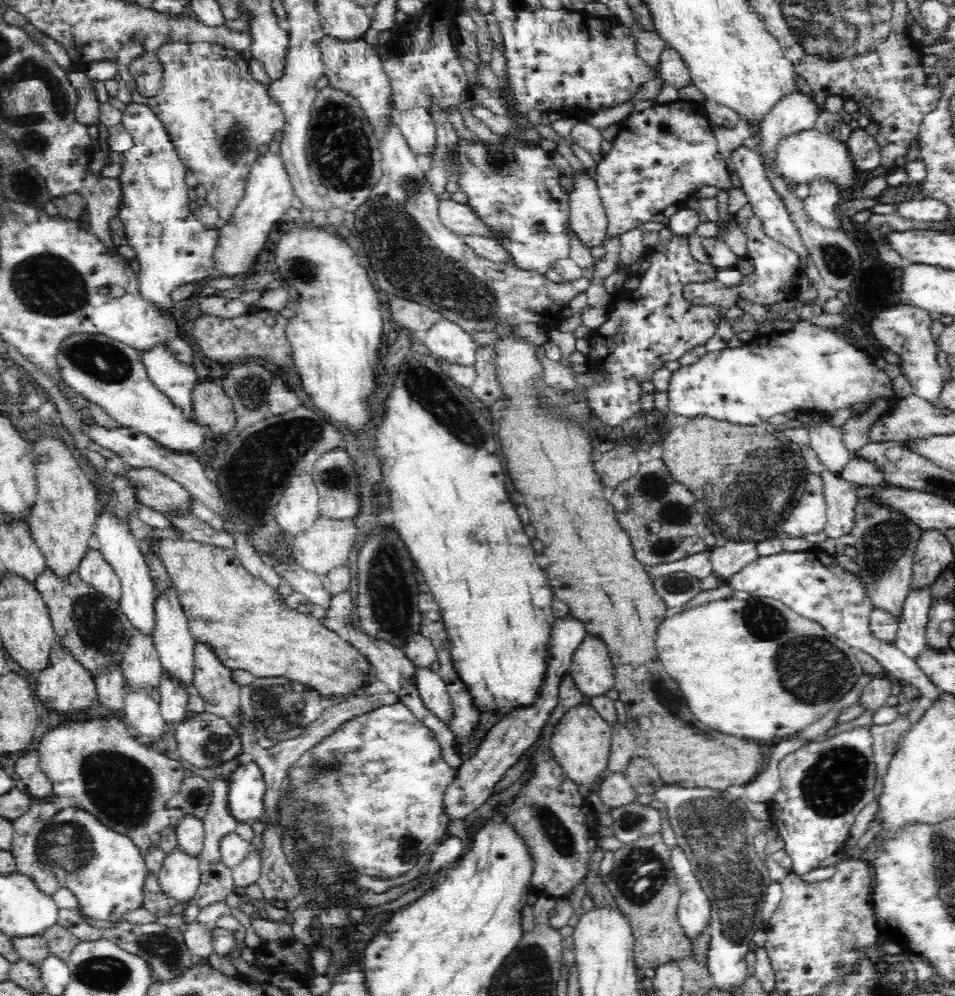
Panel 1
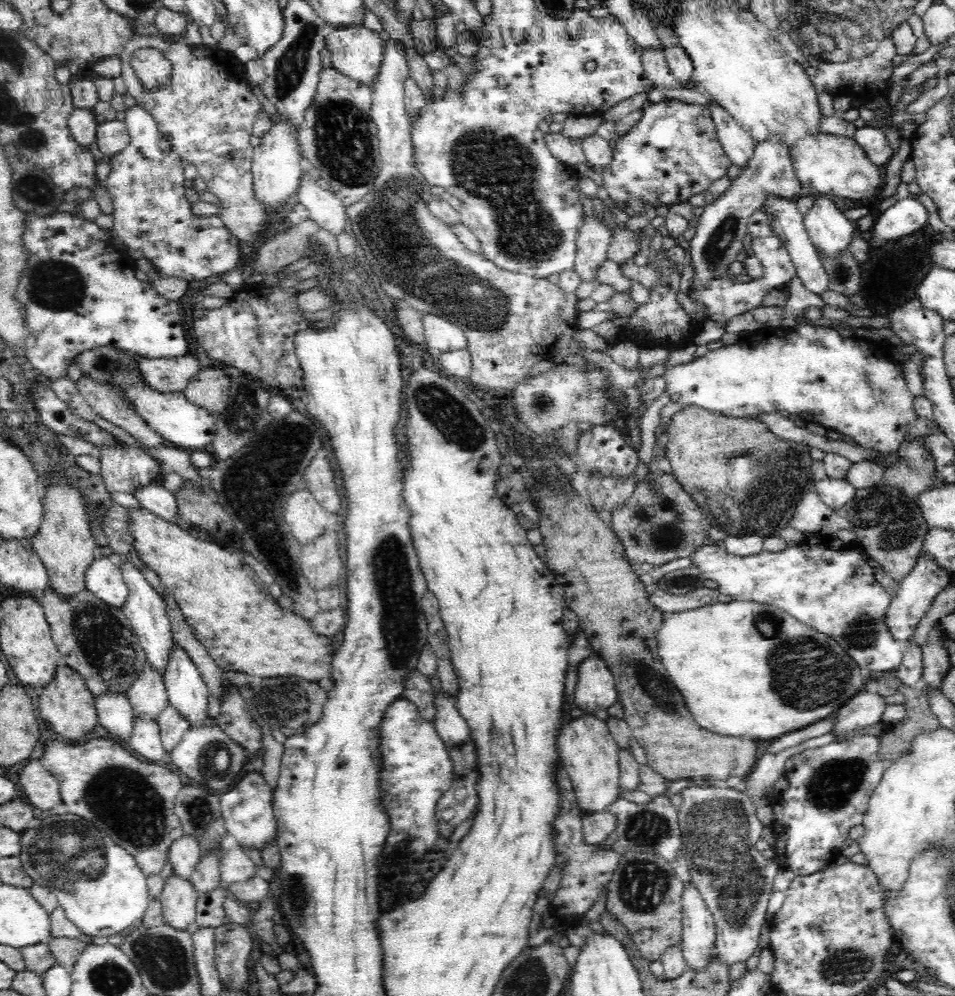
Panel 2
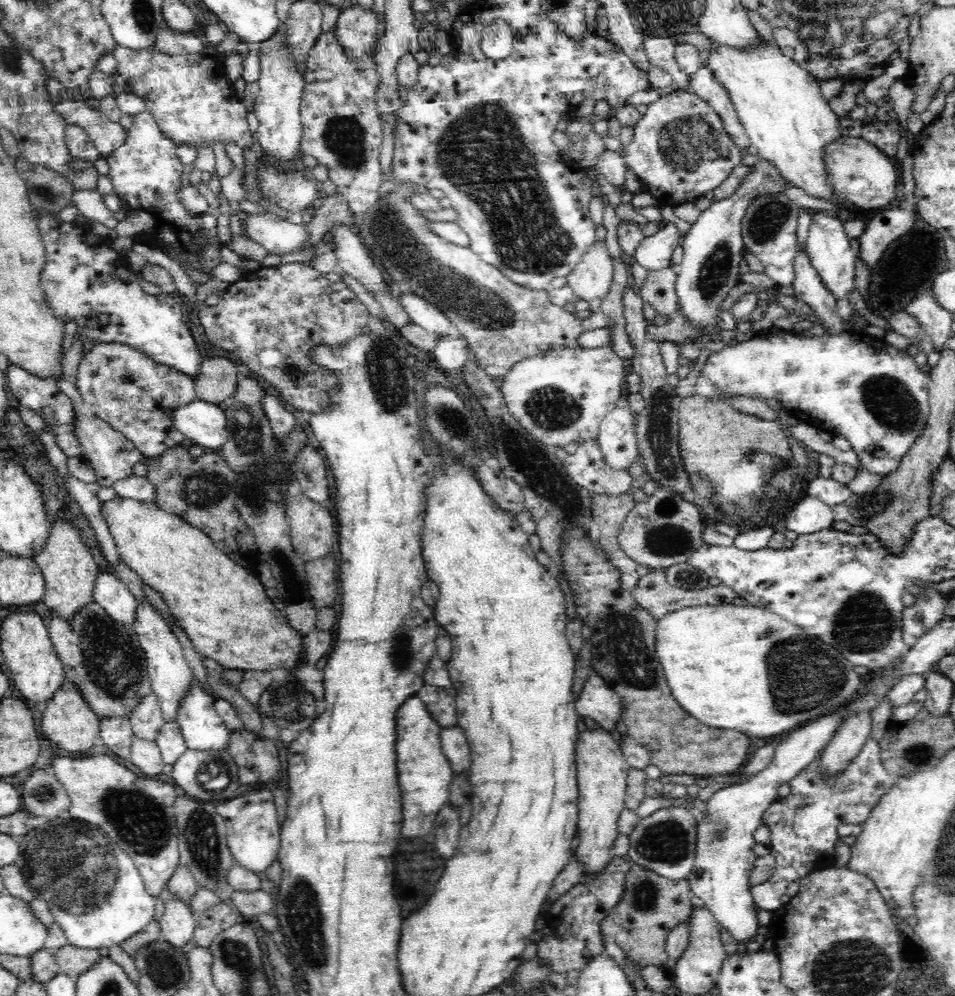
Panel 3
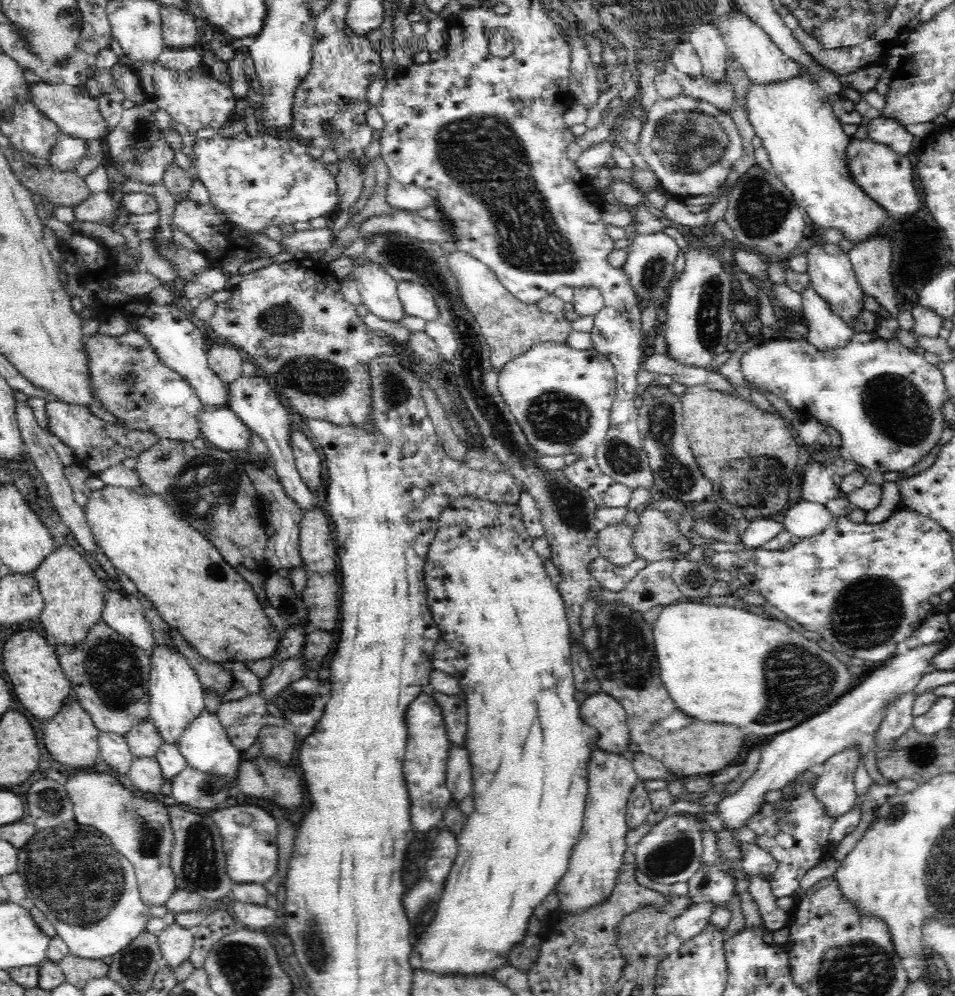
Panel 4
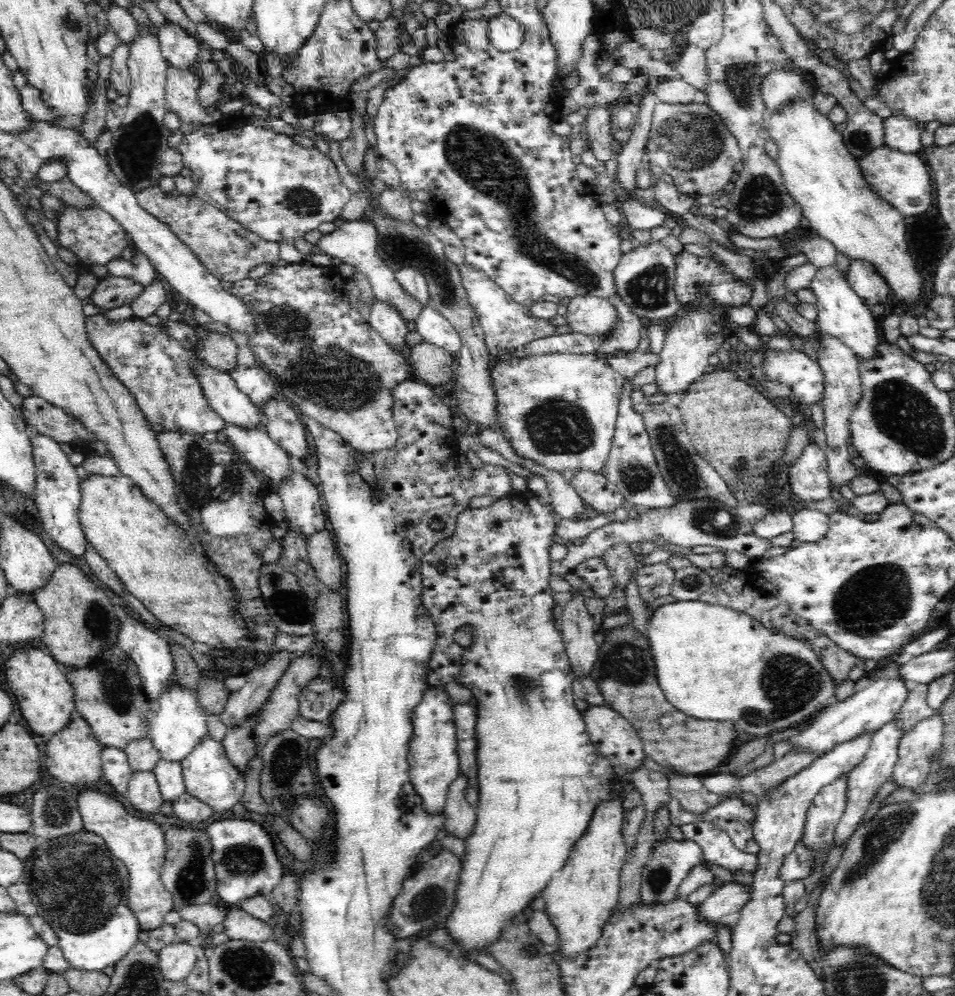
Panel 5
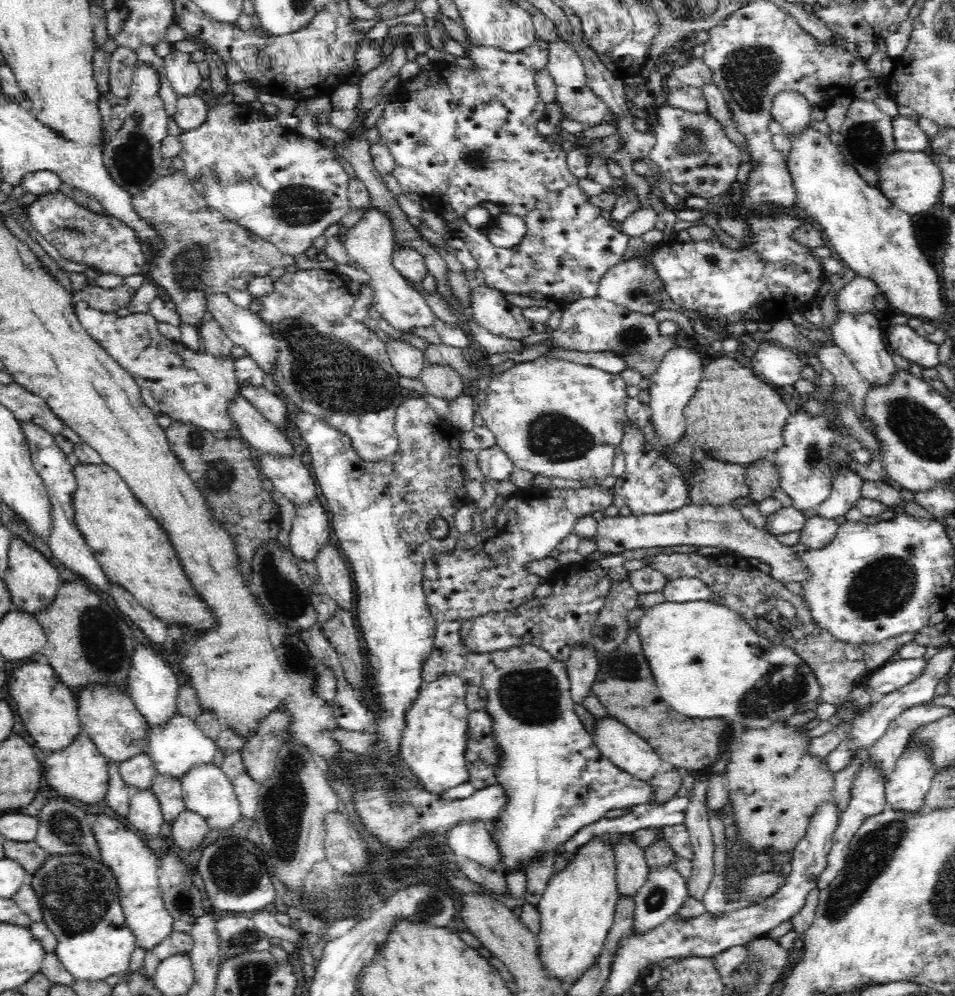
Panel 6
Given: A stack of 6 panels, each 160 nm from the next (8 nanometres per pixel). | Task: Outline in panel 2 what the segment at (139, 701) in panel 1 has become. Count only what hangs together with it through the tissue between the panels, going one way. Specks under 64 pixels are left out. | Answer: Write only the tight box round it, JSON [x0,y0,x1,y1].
[128,717,165,762]

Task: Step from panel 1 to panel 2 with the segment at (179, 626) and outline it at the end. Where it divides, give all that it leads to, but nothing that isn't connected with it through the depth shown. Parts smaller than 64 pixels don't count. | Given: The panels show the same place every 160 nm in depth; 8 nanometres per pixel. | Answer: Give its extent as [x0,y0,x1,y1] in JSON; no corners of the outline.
[163,643,211,727]

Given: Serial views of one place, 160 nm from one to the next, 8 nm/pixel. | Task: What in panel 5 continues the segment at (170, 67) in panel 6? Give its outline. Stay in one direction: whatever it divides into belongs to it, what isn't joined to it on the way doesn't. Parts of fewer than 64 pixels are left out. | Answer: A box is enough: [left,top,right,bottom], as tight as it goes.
[158,21,202,68]

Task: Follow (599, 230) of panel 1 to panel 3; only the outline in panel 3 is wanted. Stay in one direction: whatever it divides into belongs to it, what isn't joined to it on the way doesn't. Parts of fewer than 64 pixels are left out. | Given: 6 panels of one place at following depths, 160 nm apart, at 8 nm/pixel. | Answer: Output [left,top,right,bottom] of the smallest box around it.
[567,241,612,302]

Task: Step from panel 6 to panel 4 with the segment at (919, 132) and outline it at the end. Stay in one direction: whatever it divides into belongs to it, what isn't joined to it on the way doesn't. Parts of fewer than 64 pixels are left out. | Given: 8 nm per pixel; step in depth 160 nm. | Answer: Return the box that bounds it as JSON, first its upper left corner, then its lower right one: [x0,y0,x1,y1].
[866,116,915,155]

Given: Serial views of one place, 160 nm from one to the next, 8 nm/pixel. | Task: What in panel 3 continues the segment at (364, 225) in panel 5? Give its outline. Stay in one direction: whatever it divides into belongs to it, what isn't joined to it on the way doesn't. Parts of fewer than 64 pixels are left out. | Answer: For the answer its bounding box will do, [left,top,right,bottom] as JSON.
[248,216,308,257]

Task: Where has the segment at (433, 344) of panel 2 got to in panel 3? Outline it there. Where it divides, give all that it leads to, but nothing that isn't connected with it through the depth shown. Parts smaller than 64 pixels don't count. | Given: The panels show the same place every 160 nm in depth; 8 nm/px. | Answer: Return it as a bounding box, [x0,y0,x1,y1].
[397,293,457,337]

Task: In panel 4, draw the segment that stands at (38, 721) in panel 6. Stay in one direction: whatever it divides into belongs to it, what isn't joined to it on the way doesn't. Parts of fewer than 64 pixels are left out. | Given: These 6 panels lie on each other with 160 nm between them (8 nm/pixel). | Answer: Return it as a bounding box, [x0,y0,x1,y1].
[2,630,73,722]

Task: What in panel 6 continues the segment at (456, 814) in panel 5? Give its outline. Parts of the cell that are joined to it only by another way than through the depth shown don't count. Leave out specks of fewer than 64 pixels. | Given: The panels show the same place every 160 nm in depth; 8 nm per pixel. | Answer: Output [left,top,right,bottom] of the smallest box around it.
[445,820,497,868]

